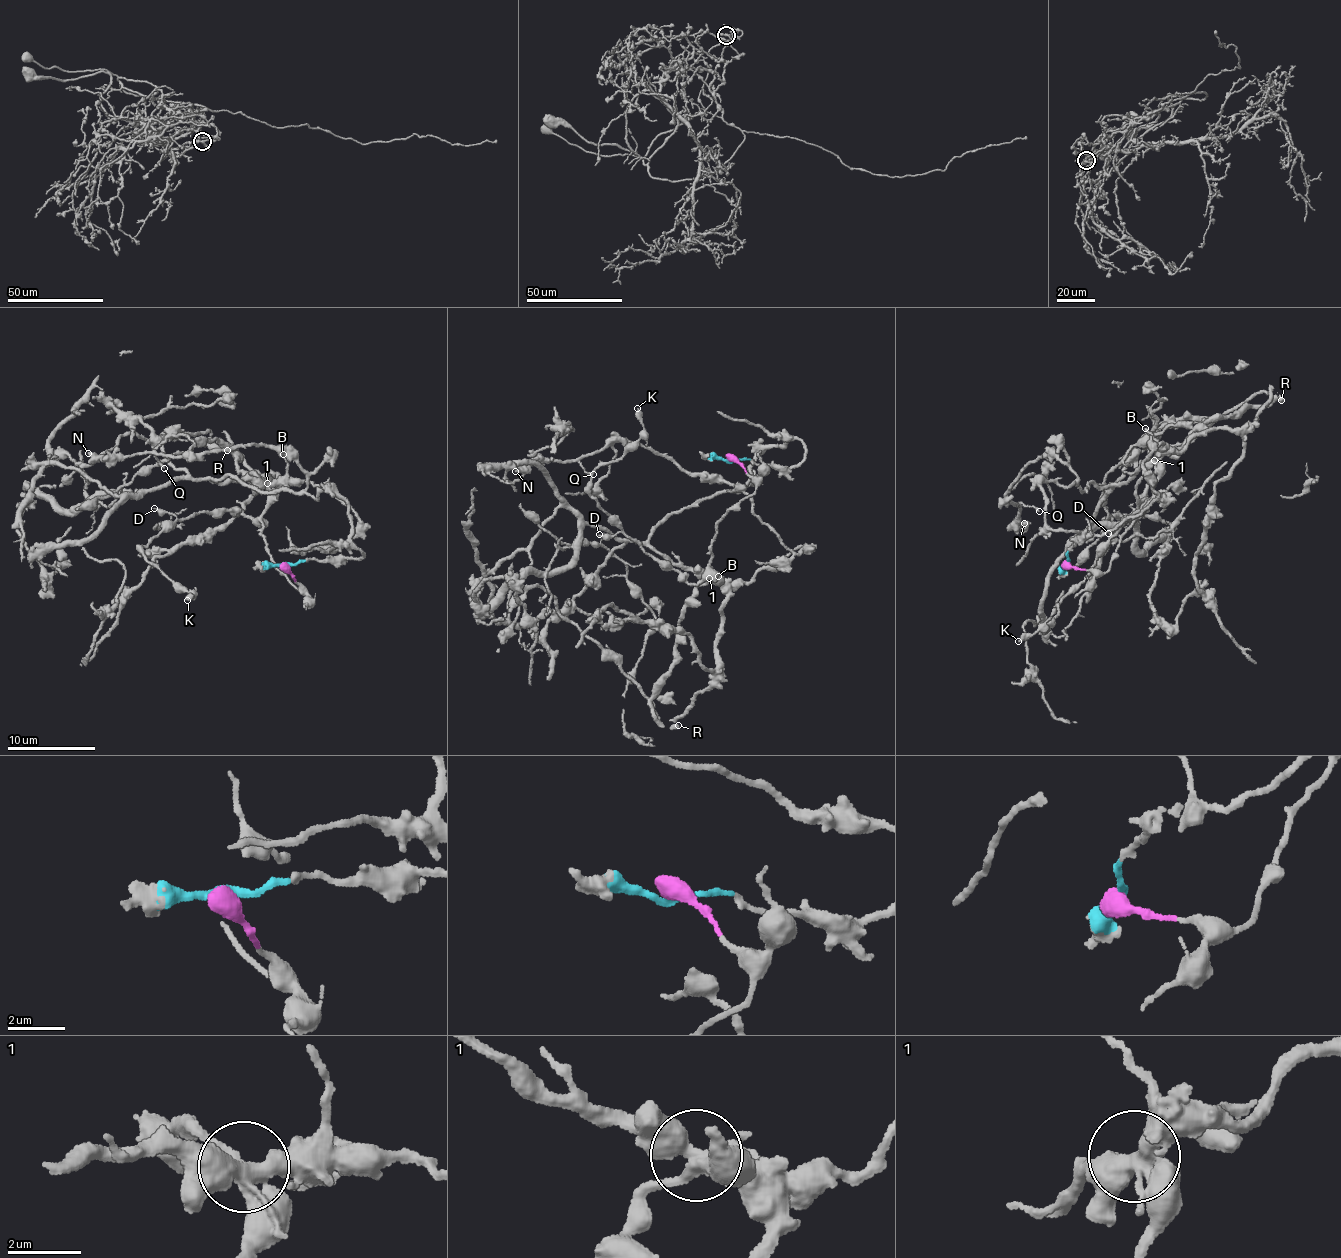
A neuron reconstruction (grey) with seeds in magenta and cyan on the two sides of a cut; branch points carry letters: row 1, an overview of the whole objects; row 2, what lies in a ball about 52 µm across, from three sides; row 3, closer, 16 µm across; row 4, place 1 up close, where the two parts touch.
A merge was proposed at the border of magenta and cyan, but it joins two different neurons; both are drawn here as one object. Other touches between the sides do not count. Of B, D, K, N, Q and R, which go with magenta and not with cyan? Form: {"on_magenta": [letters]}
{"on_magenta": ["D", "K", "R"]}

